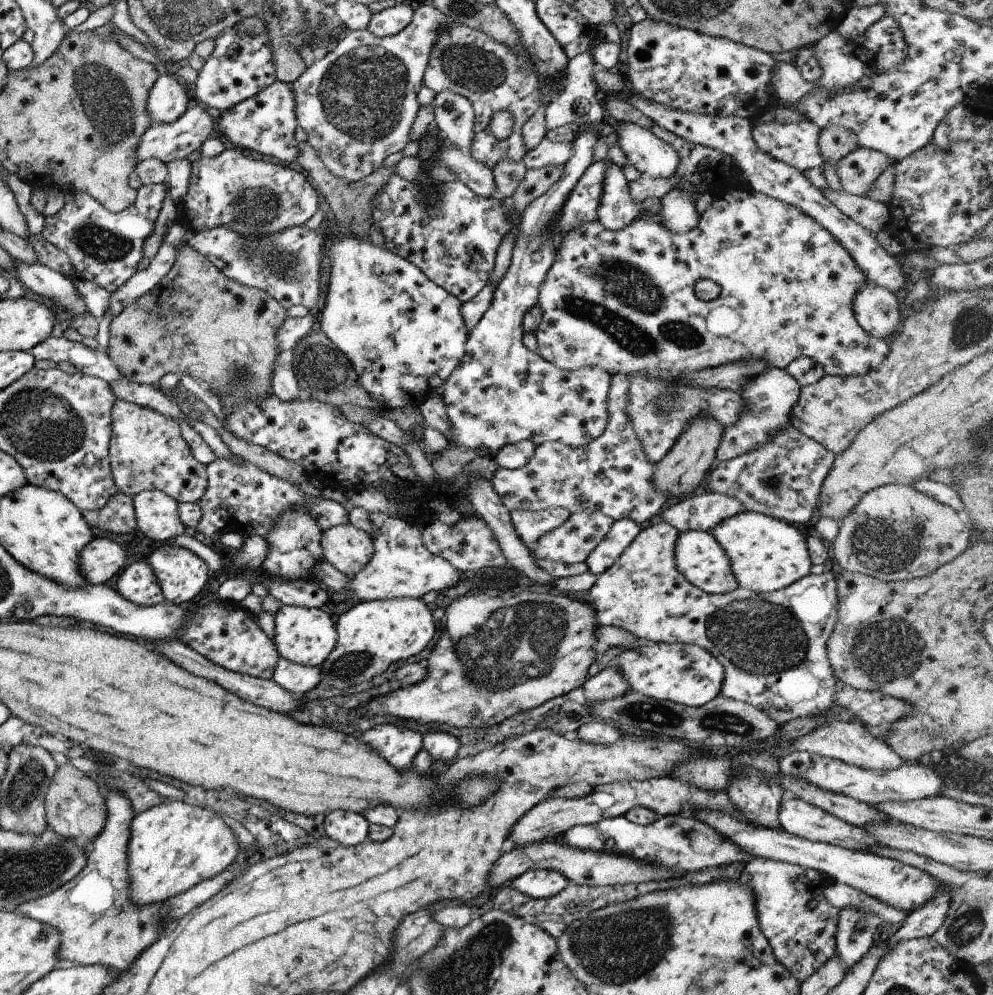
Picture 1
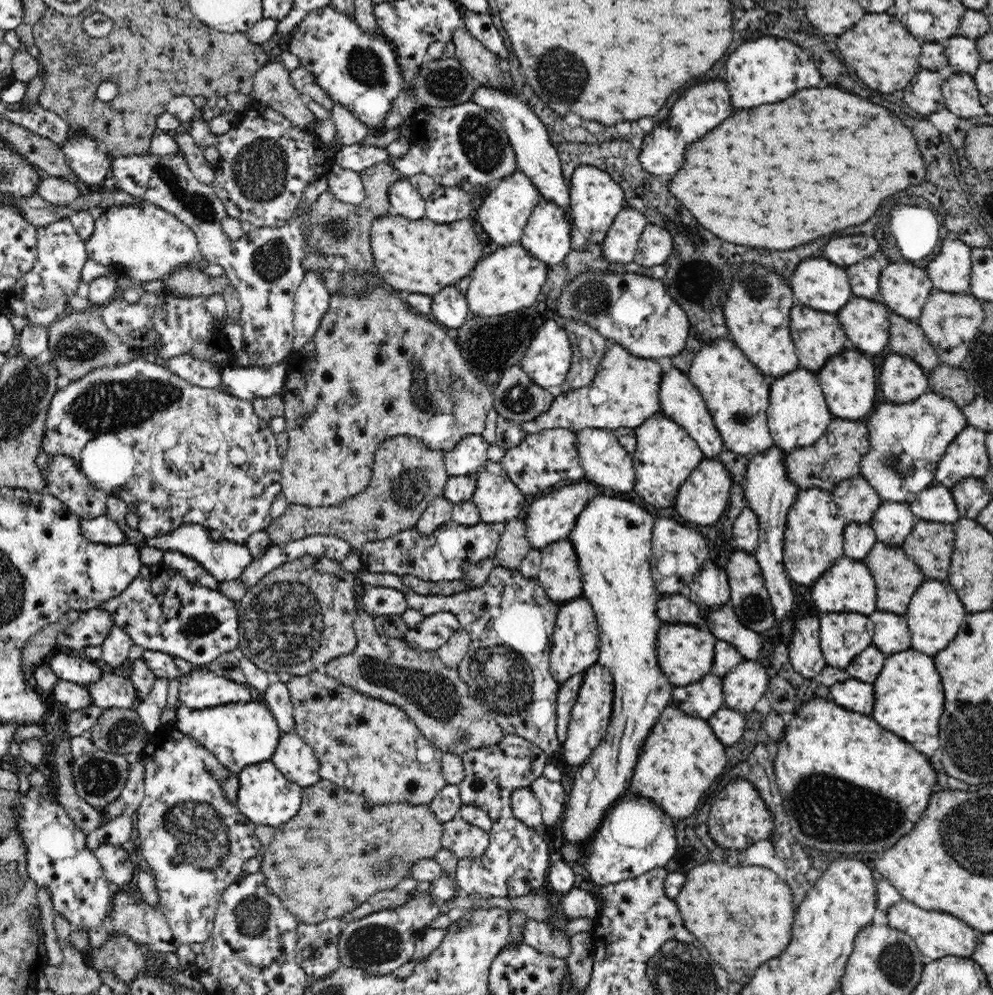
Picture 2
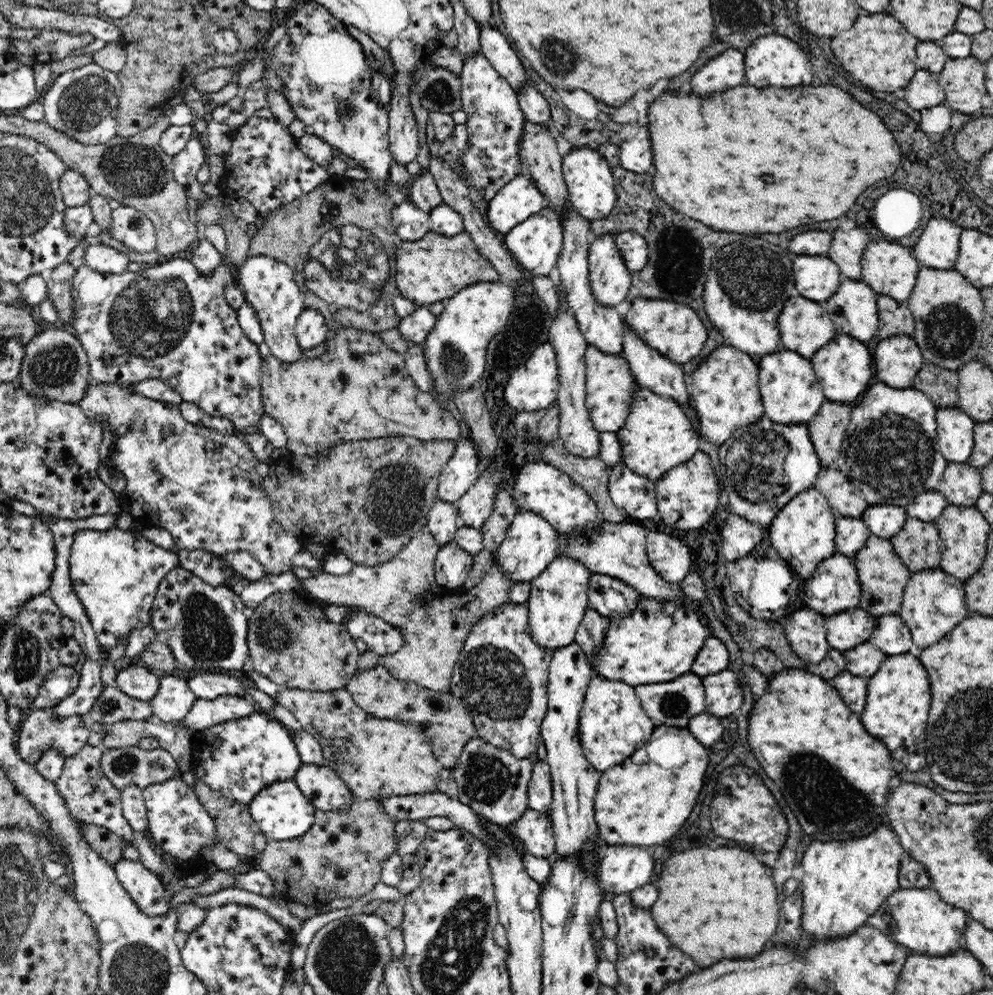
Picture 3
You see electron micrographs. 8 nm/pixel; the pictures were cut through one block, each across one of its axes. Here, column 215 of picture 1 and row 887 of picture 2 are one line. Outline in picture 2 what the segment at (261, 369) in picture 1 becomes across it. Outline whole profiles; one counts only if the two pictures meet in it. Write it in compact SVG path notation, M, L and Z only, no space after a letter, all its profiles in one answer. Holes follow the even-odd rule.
M322 778L316 784L304 787L302 794L302 802L296 816L275 829L274 840L266 847L260 868L260 871L264 871L264 875L266 875L268 891L272 891L280 897L282 904L298 923L312 925L326 920L342 919L344 914L358 908L360 904L364 904L373 894L396 889L402 880L412 878L412 865L420 860L434 859L436 854L443 849L444 822L440 821L440 817L432 811L432 807L428 803L419 805L410 803L368 804L361 794L356 794L346 787L339 787L336 783Z

